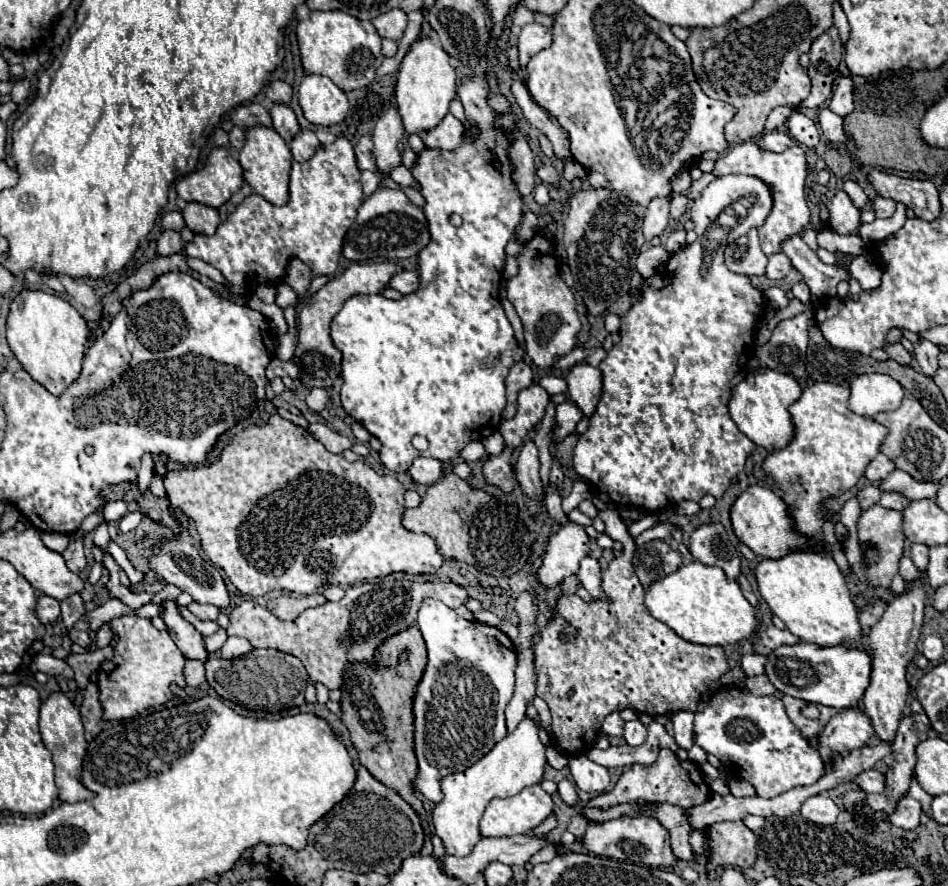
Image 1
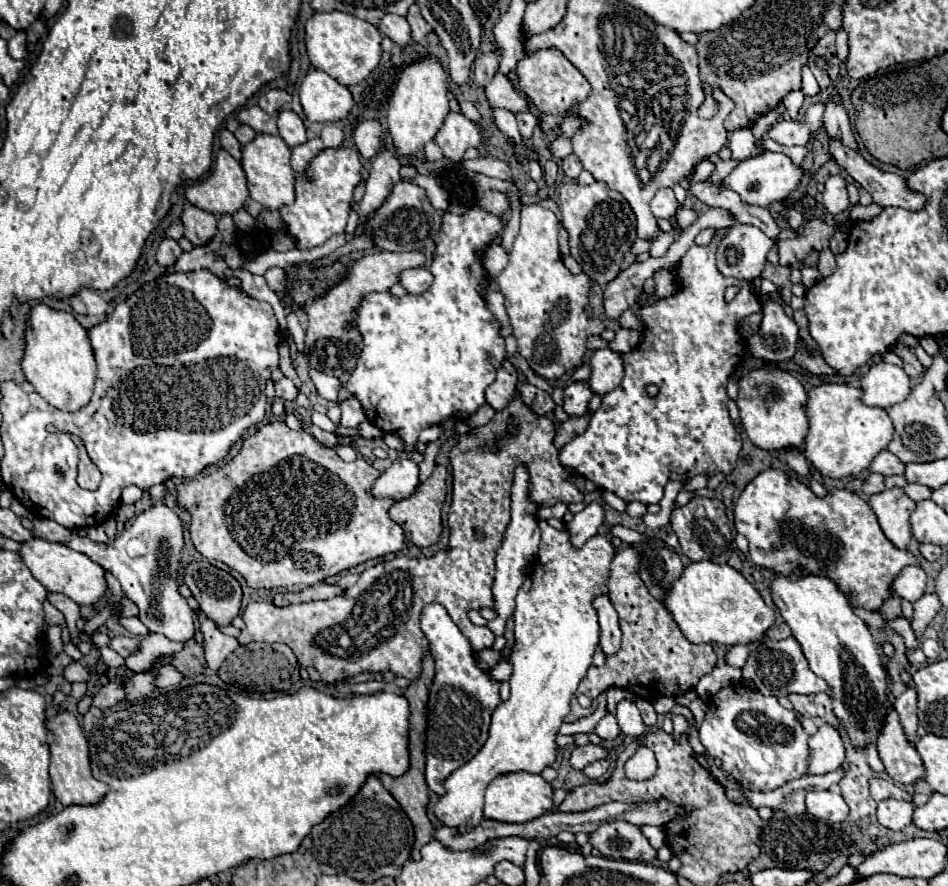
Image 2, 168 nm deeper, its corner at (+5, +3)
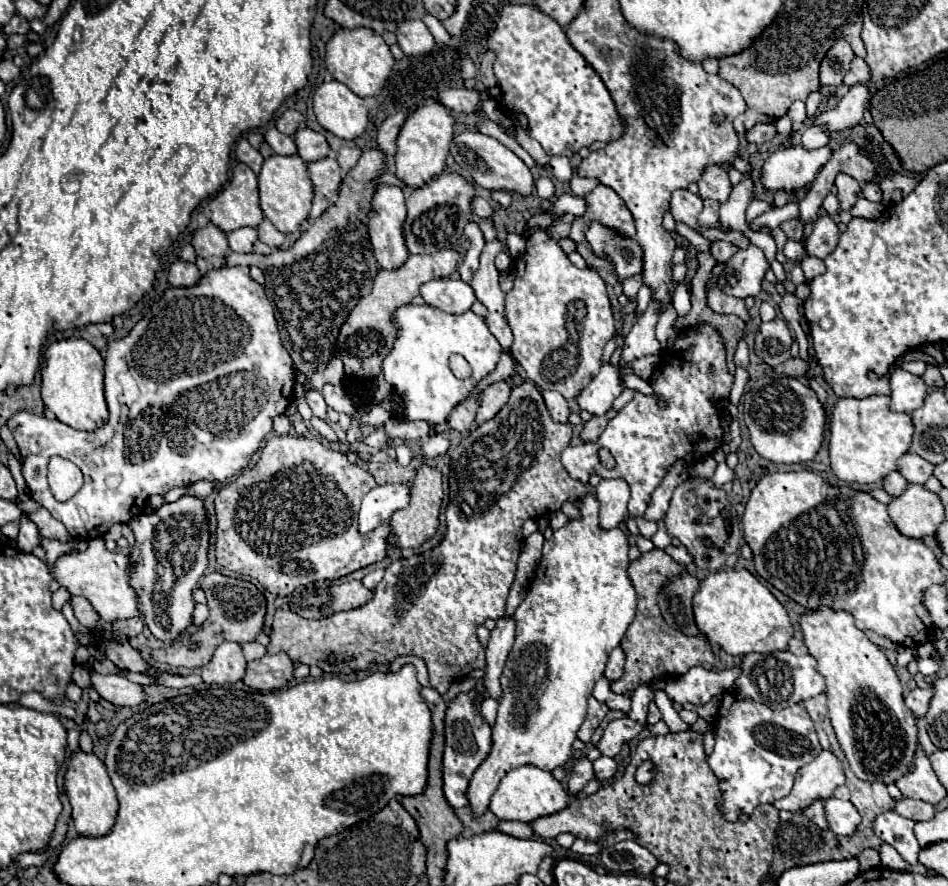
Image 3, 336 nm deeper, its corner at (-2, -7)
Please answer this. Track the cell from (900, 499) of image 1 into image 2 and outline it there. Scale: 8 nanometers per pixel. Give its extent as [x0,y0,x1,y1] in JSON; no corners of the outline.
[902,484,932,502]

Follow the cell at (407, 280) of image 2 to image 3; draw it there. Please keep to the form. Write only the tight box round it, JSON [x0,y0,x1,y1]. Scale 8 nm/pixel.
[421,278,477,314]

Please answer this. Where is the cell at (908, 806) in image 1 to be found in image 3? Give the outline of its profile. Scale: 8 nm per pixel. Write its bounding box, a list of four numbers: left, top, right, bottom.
[873,810,921,864]

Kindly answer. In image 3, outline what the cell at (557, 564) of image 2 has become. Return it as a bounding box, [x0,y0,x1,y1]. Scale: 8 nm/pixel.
[469,494,637,814]

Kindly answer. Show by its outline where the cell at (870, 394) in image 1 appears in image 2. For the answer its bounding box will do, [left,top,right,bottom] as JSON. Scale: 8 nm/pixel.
[860,362,910,408]

